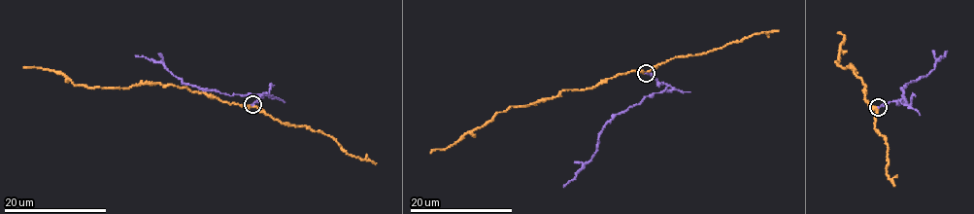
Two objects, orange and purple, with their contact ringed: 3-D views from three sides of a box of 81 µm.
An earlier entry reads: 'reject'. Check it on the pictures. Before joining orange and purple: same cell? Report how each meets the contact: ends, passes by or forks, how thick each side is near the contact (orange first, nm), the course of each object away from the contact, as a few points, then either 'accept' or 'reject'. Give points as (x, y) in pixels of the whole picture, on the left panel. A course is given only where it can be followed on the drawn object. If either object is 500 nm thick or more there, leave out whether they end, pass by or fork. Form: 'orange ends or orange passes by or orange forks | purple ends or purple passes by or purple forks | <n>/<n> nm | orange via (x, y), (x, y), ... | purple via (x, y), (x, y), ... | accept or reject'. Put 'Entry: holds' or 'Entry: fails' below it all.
orange passes by | purple ends | 260/120 nm | orange via (251, 104), (228, 103), (202, 92), (158, 84), (113, 89), (79, 86), (60, 74), (40, 67), (23, 66) | purple via (251, 104), (259, 101), (264, 93), (268, 95), (232, 95), (204, 90), (182, 83), (161, 63), (135, 55) | reject
Entry: holds

